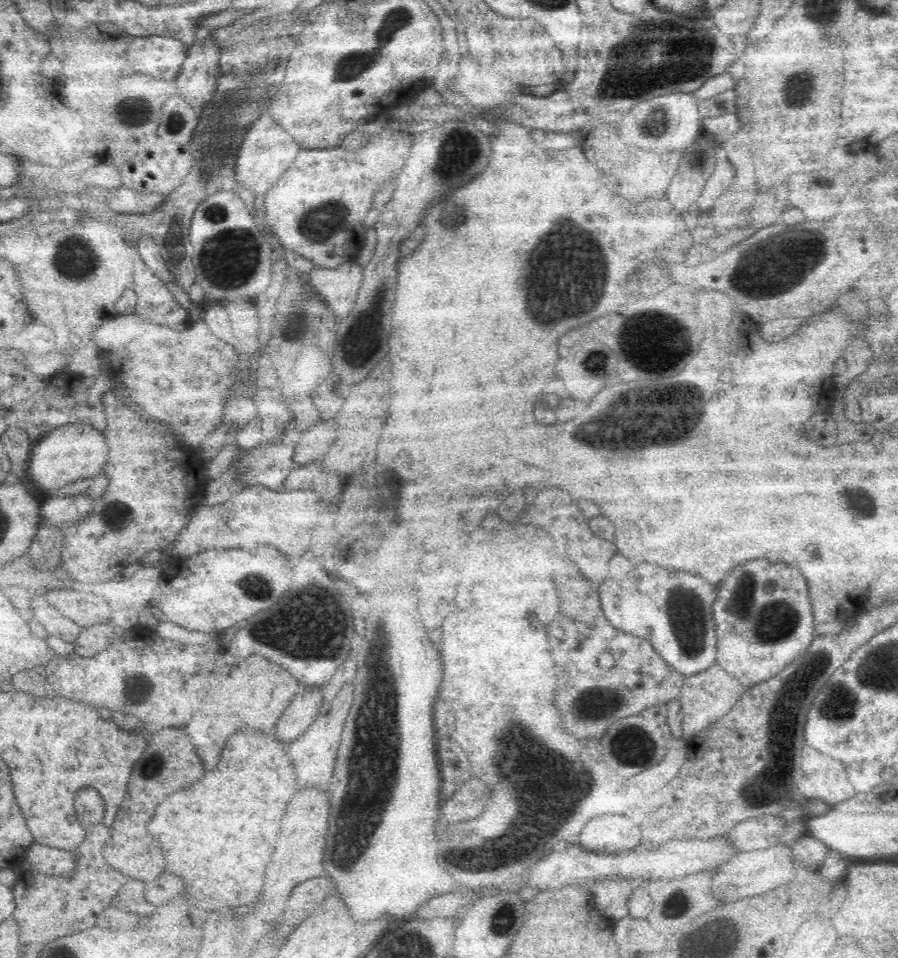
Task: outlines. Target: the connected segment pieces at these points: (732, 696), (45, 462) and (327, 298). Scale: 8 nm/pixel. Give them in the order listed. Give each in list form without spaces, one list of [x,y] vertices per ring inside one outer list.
[[[717,664],[712,669],[704,670],[685,678],[682,686],[681,696],[681,713],[683,716],[682,733],[683,740],[689,741],[690,738],[704,732],[714,721],[722,718],[731,708],[741,700],[747,689],[731,674],[726,673]]]
[[[68,423],[56,427],[39,442],[35,442],[28,463],[28,479],[35,482],[35,488],[46,495],[53,495],[54,490],[72,484],[80,479],[96,478],[104,471],[109,462],[109,446],[102,430],[91,424]]]
[[[356,262],[343,263],[338,268],[314,268],[310,274],[302,274],[302,278],[306,280],[306,286],[310,286],[311,292],[316,292],[317,296],[331,308],[336,321],[340,324],[354,308],[362,284],[363,269],[364,267],[360,267]]]

